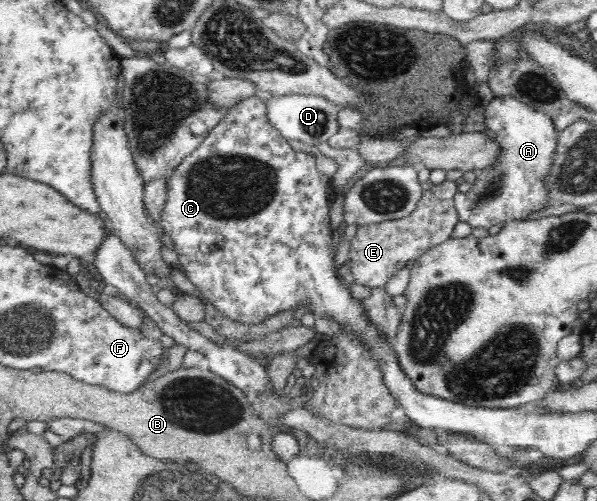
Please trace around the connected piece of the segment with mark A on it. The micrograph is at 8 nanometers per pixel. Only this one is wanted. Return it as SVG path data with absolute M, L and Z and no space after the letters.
M495 96L484 106L485 124L495 135L495 143L499 146L497 159L487 169L476 171L475 182L467 193L454 195L458 221L467 223L471 229L491 229L509 221L529 219L553 205L551 190L547 188L556 163L558 145L553 119L513 97Z

